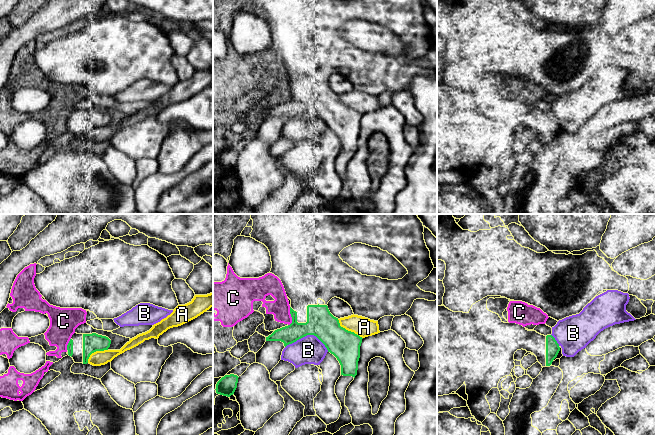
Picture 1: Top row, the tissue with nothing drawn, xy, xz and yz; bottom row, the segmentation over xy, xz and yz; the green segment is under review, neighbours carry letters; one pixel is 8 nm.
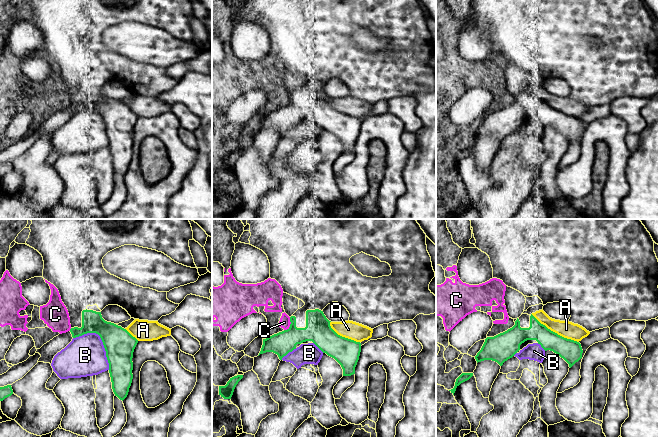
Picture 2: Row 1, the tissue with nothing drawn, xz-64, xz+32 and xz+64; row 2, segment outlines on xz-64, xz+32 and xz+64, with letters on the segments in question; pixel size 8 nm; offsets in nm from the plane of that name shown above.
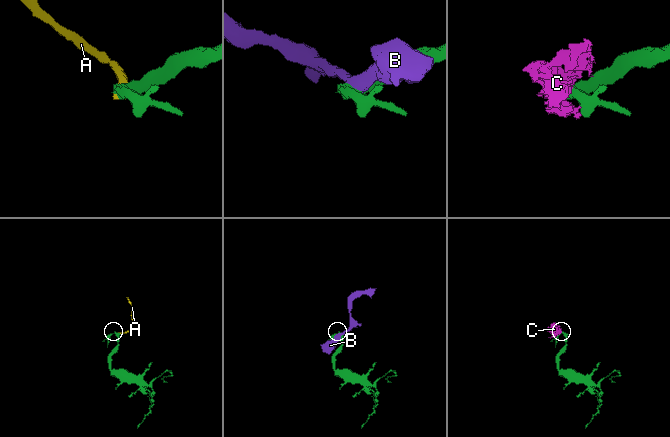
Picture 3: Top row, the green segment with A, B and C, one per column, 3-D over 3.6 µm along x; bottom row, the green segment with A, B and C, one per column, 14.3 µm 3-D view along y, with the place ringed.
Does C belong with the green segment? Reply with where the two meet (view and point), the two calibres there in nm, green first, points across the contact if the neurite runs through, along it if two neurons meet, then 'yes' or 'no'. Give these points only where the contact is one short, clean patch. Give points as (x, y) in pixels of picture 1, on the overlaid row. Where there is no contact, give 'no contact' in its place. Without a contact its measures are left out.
meets green in xz at (291, 316); 220 nm thick on the green side, 160 nm on the other; border along xz (289, 307), (291, 322), (288, 325); no

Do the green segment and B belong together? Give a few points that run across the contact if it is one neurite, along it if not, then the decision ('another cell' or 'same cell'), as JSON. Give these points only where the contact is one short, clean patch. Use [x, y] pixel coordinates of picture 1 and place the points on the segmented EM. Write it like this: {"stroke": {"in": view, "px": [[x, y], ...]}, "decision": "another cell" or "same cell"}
{"decision": "another cell"}

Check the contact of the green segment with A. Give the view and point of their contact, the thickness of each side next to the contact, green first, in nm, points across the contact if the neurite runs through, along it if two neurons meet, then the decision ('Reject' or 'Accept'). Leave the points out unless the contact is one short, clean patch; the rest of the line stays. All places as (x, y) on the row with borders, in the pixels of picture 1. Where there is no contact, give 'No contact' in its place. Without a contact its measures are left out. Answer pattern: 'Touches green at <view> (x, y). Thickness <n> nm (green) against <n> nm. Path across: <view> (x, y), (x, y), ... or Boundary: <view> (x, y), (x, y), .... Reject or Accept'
Touches green at xz (347, 330). Thickness 240 nm (green) against 160 nm. Reject

